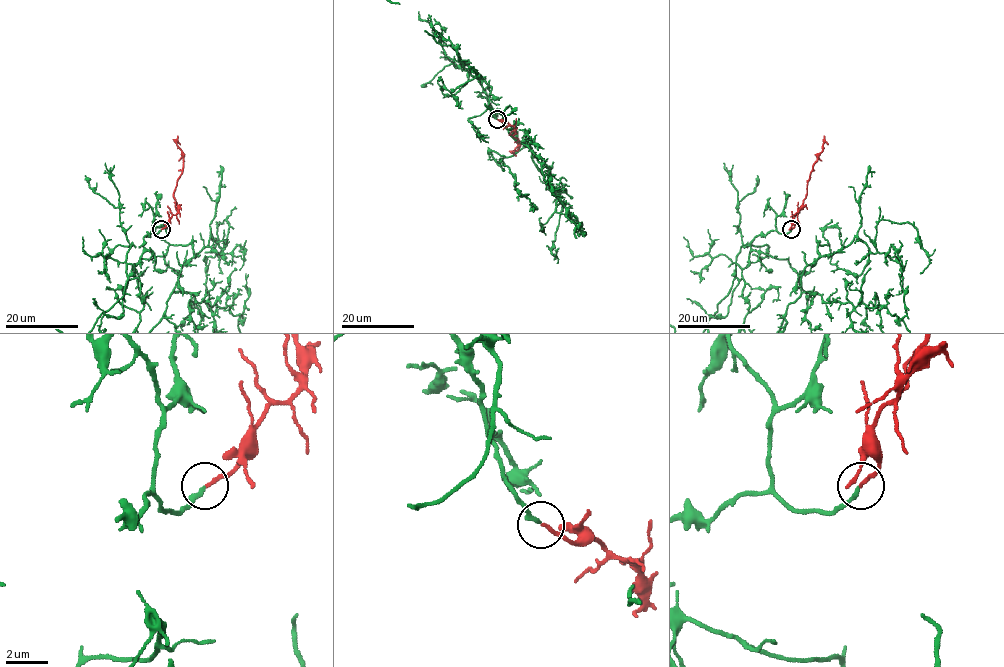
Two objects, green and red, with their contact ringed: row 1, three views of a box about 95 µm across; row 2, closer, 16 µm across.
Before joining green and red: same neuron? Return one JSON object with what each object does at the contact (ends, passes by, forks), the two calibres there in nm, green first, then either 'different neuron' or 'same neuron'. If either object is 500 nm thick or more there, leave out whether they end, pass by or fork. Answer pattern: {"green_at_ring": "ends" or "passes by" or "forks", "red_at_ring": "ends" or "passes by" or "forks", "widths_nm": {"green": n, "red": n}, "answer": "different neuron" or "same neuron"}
{"green_at_ring": "ends", "red_at_ring": "ends", "widths_nm": {"green": 200, "red": 150}, "answer": "same neuron"}

